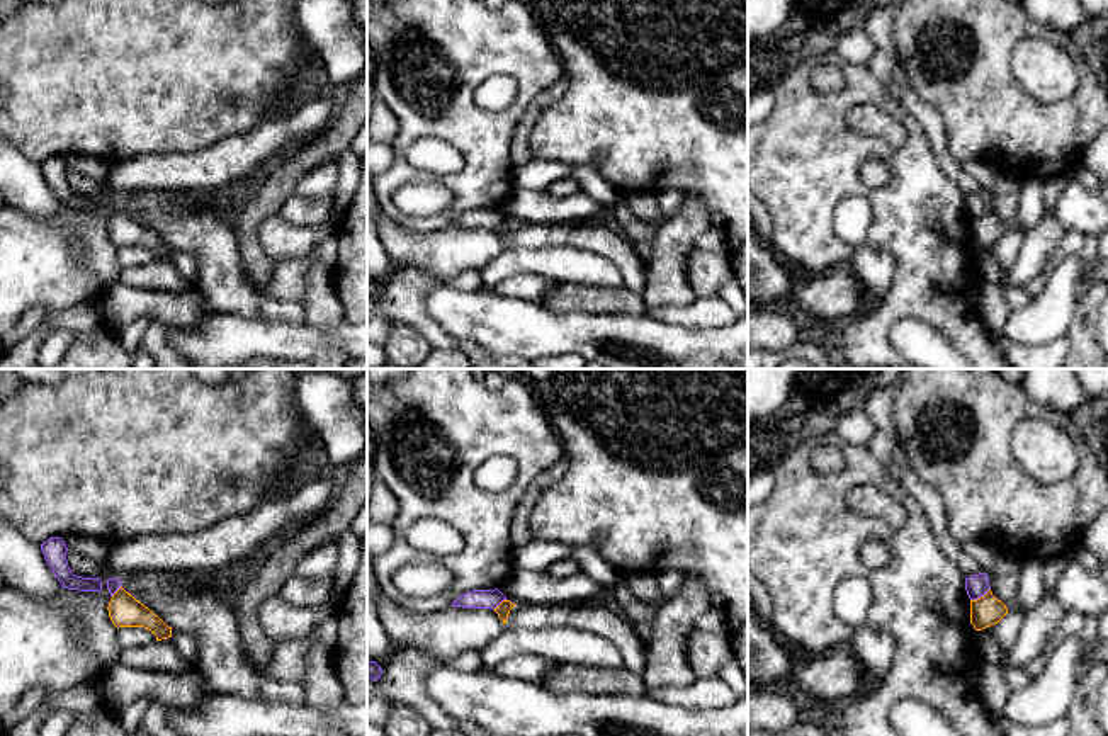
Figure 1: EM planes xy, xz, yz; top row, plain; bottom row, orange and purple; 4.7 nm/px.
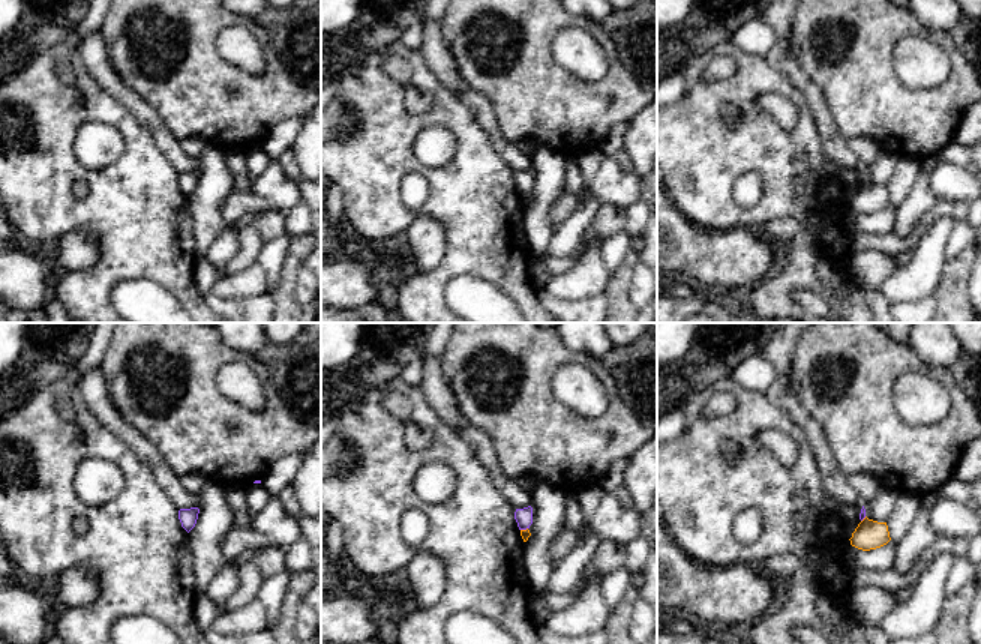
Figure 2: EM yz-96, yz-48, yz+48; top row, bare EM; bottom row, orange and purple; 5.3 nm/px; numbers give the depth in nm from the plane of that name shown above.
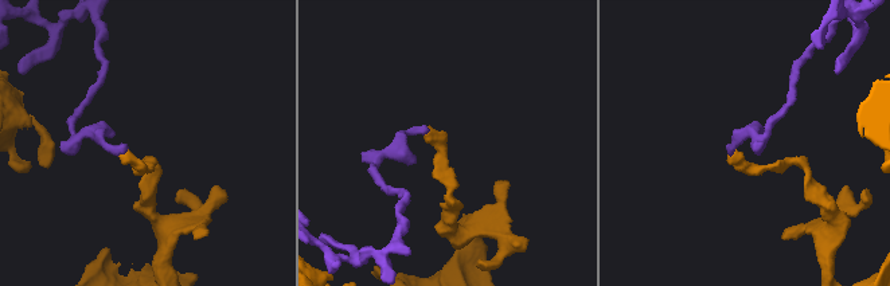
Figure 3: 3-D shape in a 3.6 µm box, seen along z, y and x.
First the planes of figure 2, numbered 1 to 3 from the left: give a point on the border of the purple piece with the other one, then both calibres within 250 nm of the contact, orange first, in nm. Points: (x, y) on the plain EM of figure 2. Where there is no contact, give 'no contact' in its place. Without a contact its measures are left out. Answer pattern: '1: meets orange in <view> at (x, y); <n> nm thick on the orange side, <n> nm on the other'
1: no contact
2: meets orange in yz-48 at (524, 194); 50 nm thick on the orange side, 100 nm on the other
3: meets orange in yz+48 at (863, 183); 160 nm thick on the orange side, 30 nm on the other

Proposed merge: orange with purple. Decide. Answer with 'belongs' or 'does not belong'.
does not belong

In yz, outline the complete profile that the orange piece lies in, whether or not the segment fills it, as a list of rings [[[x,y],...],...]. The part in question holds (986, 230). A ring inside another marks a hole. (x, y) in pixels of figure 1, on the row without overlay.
[[[991,209],[977,219],[970,219],[970,243],[975,250],[998,243],[1006,233],[1006,224]]]

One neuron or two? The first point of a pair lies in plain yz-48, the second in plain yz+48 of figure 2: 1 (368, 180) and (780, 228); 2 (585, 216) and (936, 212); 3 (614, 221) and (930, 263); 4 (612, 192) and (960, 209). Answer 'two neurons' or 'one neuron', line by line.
1: two neurons
2: two neurons
3: two neurons
4: two neurons

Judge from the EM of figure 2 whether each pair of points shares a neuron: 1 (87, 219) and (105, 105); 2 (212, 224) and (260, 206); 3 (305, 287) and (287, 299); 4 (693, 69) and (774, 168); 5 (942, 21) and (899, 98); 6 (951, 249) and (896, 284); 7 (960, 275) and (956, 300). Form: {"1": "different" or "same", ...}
{"1": "same", "2": "different", "3": "different", "4": "same", "5": "different", "6": "different", "7": "same"}

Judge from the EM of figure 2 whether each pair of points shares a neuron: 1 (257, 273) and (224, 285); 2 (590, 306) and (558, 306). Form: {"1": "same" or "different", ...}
{"1": "same", "2": "same"}

